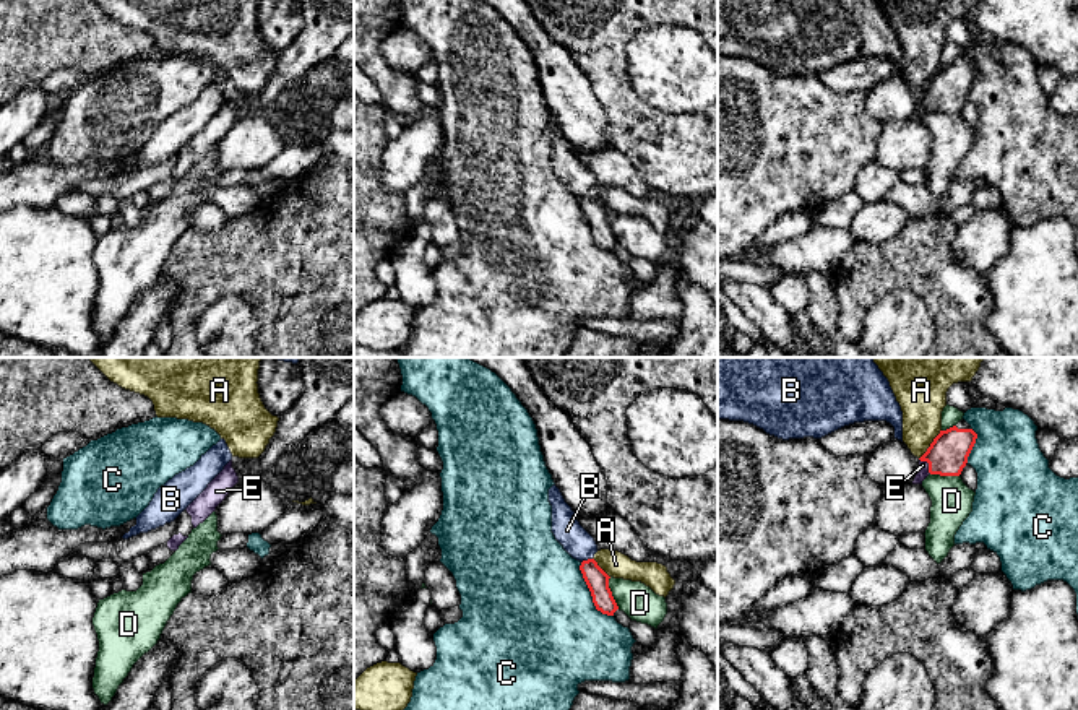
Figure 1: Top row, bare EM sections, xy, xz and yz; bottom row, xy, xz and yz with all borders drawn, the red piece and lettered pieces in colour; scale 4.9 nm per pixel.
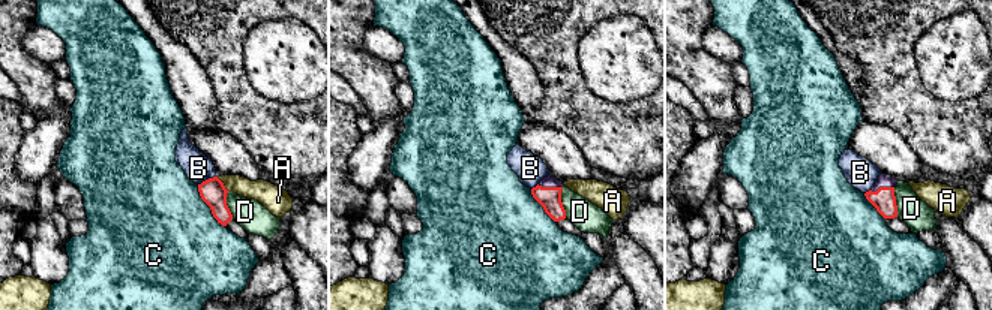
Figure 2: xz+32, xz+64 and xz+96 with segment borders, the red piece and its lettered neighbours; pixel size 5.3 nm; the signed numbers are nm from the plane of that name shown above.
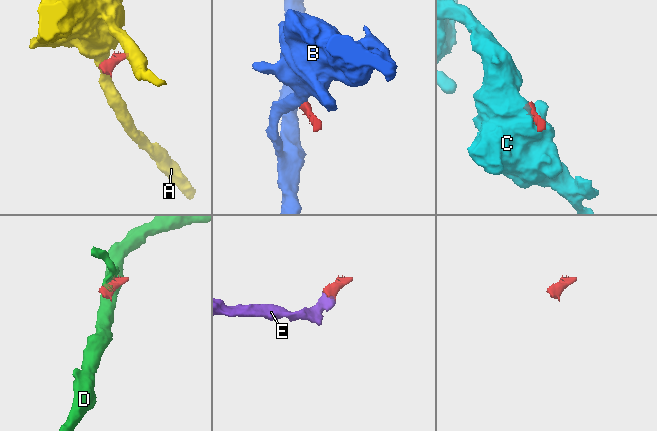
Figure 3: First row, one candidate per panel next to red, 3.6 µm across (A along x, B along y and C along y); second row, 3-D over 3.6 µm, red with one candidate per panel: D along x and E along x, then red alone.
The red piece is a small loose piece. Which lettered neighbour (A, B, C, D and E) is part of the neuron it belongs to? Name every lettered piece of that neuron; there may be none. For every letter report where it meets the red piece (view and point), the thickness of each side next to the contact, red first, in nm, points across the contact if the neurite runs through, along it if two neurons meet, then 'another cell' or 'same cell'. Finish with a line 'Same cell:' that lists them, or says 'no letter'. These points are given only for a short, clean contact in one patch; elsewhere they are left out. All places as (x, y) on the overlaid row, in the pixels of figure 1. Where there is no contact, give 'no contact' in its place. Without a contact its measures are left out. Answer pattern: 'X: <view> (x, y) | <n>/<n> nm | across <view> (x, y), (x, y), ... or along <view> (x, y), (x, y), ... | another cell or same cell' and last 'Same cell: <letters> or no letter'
A: yz (931, 444) | 200/240 nm | along yz (940, 429), (919, 458) | another cell
B: xz (588, 559) | 110/150 nm | along xz (591, 558), (582, 562) | another cell
C: xz (591, 593) | 110/480 nm | another cell
D: xz (611, 593) | 110/180 nm | along xz (609, 577), (609, 590), (619, 608) | another cell
E: yz (929, 465) | 200/60 nm | across yz (947, 455), (929, 465), (922, 471) | same cell
Same cell: E

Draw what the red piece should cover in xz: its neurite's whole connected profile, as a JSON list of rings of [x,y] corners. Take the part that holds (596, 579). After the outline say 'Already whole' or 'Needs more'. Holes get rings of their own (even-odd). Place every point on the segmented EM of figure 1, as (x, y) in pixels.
[[[594,559],[583,561],[580,570],[591,591],[596,609],[602,614],[614,616],[619,606],[609,588],[610,577],[597,565]]]. Already whole

